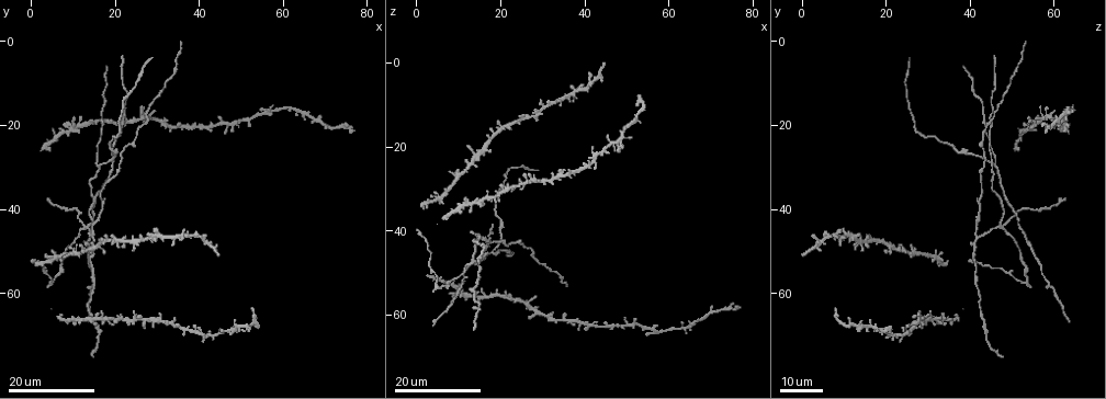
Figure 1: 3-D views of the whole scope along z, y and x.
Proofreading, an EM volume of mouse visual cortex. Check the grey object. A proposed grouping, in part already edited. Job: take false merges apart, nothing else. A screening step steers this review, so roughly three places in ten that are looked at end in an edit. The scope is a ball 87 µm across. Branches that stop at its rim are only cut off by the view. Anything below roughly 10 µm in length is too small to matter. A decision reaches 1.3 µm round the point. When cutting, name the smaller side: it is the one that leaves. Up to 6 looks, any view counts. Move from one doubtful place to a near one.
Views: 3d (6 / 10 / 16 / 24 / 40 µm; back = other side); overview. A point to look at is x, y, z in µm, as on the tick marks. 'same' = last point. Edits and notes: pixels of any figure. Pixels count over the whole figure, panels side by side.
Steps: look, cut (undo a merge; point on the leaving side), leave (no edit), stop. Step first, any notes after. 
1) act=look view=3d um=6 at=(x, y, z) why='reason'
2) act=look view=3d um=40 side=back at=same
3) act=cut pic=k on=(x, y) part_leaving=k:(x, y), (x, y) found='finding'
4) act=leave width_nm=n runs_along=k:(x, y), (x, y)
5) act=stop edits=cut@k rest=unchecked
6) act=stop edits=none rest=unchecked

act=look view=3d um=16 at=(13.5, 44.0, 47.0) why='four arms meet'

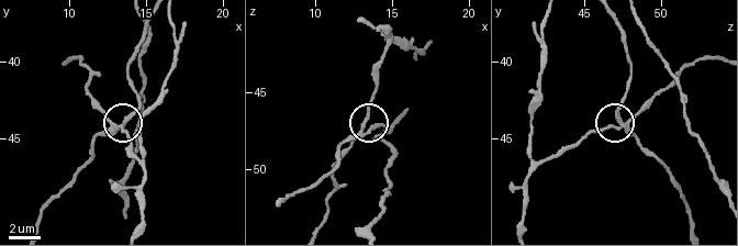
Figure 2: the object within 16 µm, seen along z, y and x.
act=look view=3d um=10 at=(13.2, 44.4, 47.0) why='closer look'

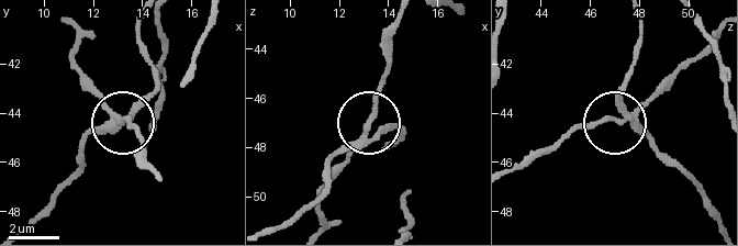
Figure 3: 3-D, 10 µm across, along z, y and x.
act=leave width_nm=190 runs_along=3:(383, 151), (401, 133), (371, 119), (383, 70) found='continuous, no second neuron'

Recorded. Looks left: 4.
act=look view=3d um=24 at=(16.0, 29.5, 46.5) why='arms part here'

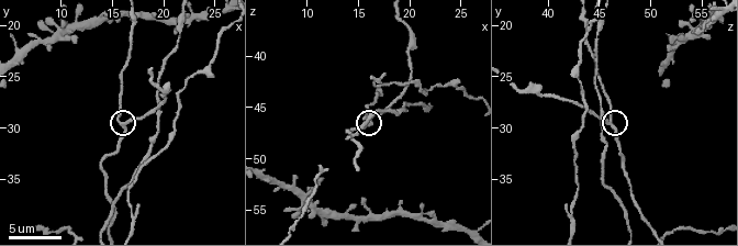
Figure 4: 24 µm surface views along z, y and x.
act=look view=3d um=10 at=(15.8, 29.6, 46.0)

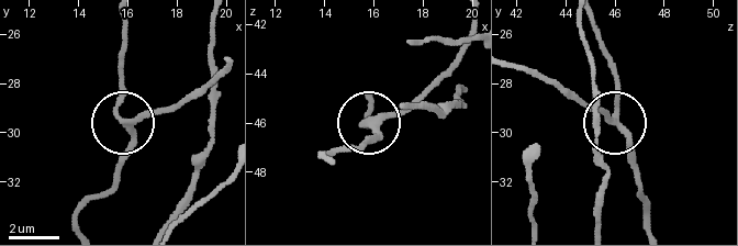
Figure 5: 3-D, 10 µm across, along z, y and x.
act=leave side_arm_um=47 arms=3 found='continuous, no second neuron'

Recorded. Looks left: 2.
act=look view=3d um=16 at=(14.5, 47.0, 41.5) why='three arms meet'

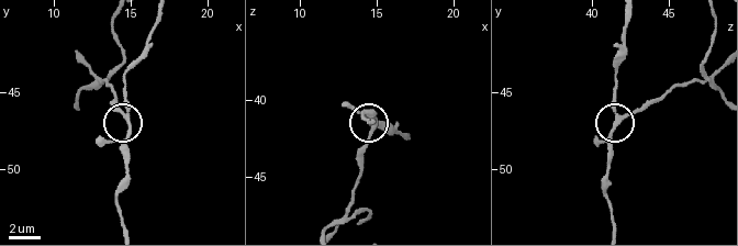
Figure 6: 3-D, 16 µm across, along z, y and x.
act=look view=3d um=6 at=(14.8, 46.6, 41.8)

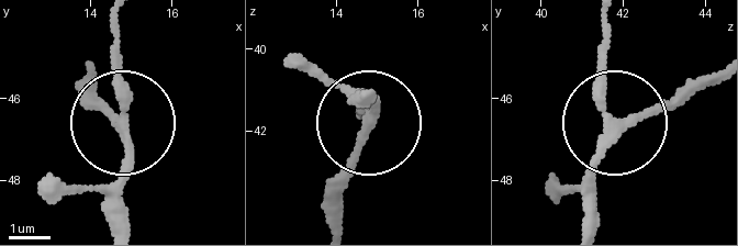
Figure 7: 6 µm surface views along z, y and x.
act=leave runs_along=7:(716, 74), (615, 119), (601, 91), (601, 18) found='continuous, no second neuron'

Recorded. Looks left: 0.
act=stop edits=none rest=unchecked

